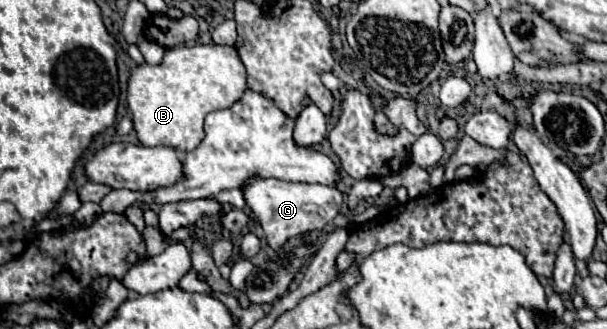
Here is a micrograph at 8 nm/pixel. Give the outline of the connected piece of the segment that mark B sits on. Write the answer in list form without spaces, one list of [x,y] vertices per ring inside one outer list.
[[[181,45],[167,49],[161,65],[145,63],[131,71],[127,105],[143,145],[169,145],[179,151],[193,151],[205,137],[205,115],[231,107],[243,97],[245,89],[245,65],[234,46]]]

